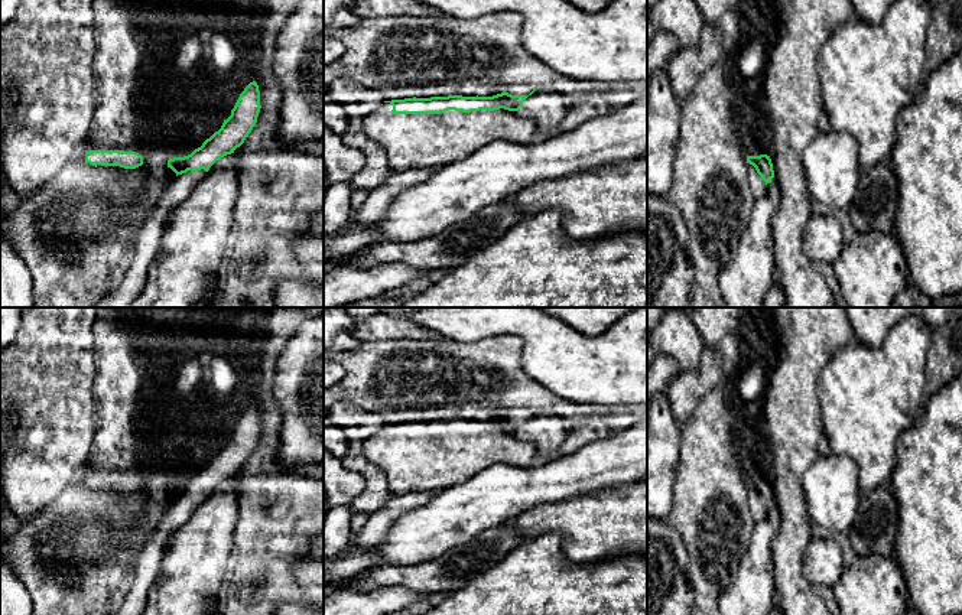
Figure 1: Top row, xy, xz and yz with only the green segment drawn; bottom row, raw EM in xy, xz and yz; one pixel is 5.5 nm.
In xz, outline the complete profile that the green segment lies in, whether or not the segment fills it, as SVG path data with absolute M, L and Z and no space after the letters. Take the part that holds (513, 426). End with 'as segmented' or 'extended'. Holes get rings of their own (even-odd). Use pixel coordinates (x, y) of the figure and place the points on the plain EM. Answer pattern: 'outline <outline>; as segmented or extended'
outline M516 406L513 409L504 410L501 417L493 420L462 420L462 419L448 419L448 420L430 420L430 422L404 422L384 424L393 429L391 436L394 437L441 437L448 433L471 436L480 433L508 433L519 435L529 419L536 414L537 410Z; extended

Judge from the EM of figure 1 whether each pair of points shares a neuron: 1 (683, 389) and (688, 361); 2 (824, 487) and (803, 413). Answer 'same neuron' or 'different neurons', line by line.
1: different neurons
2: different neurons

